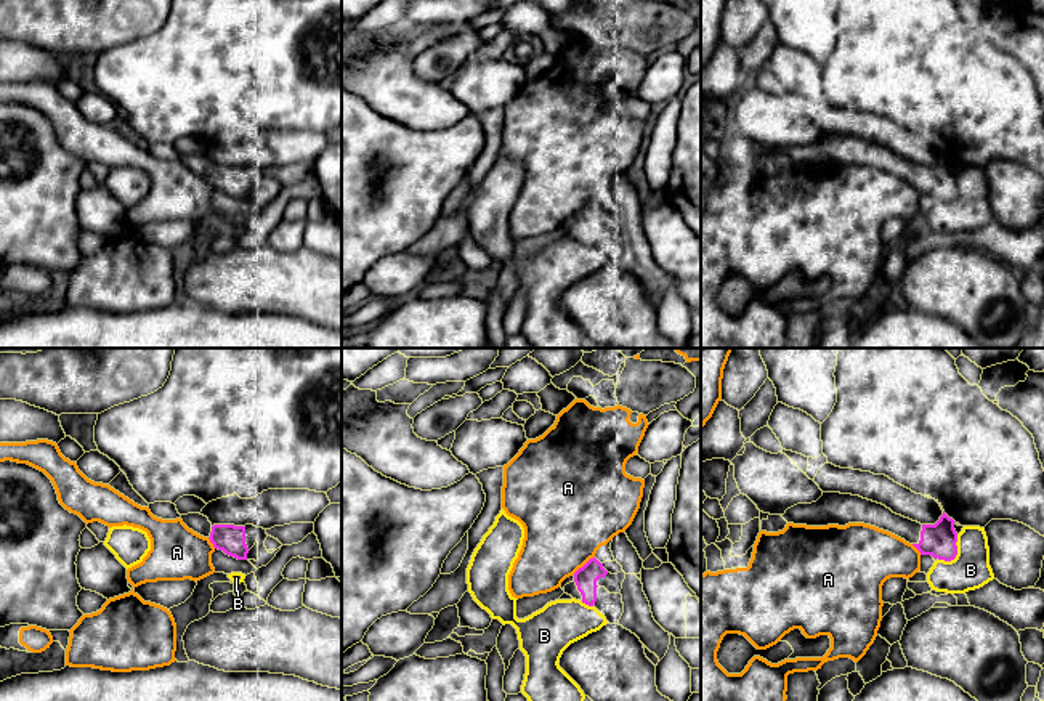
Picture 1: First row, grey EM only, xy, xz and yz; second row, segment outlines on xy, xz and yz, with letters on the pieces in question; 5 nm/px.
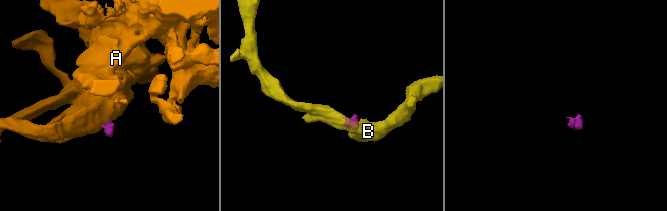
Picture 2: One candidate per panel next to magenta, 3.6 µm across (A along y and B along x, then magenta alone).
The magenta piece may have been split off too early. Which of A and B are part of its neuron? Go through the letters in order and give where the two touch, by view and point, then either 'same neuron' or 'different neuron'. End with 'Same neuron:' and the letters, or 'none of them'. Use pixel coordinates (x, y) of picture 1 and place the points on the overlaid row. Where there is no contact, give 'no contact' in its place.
A: contact xz (584, 565); different neuron
B: contact yz (956, 554); different neuron
Same neuron: none of them

